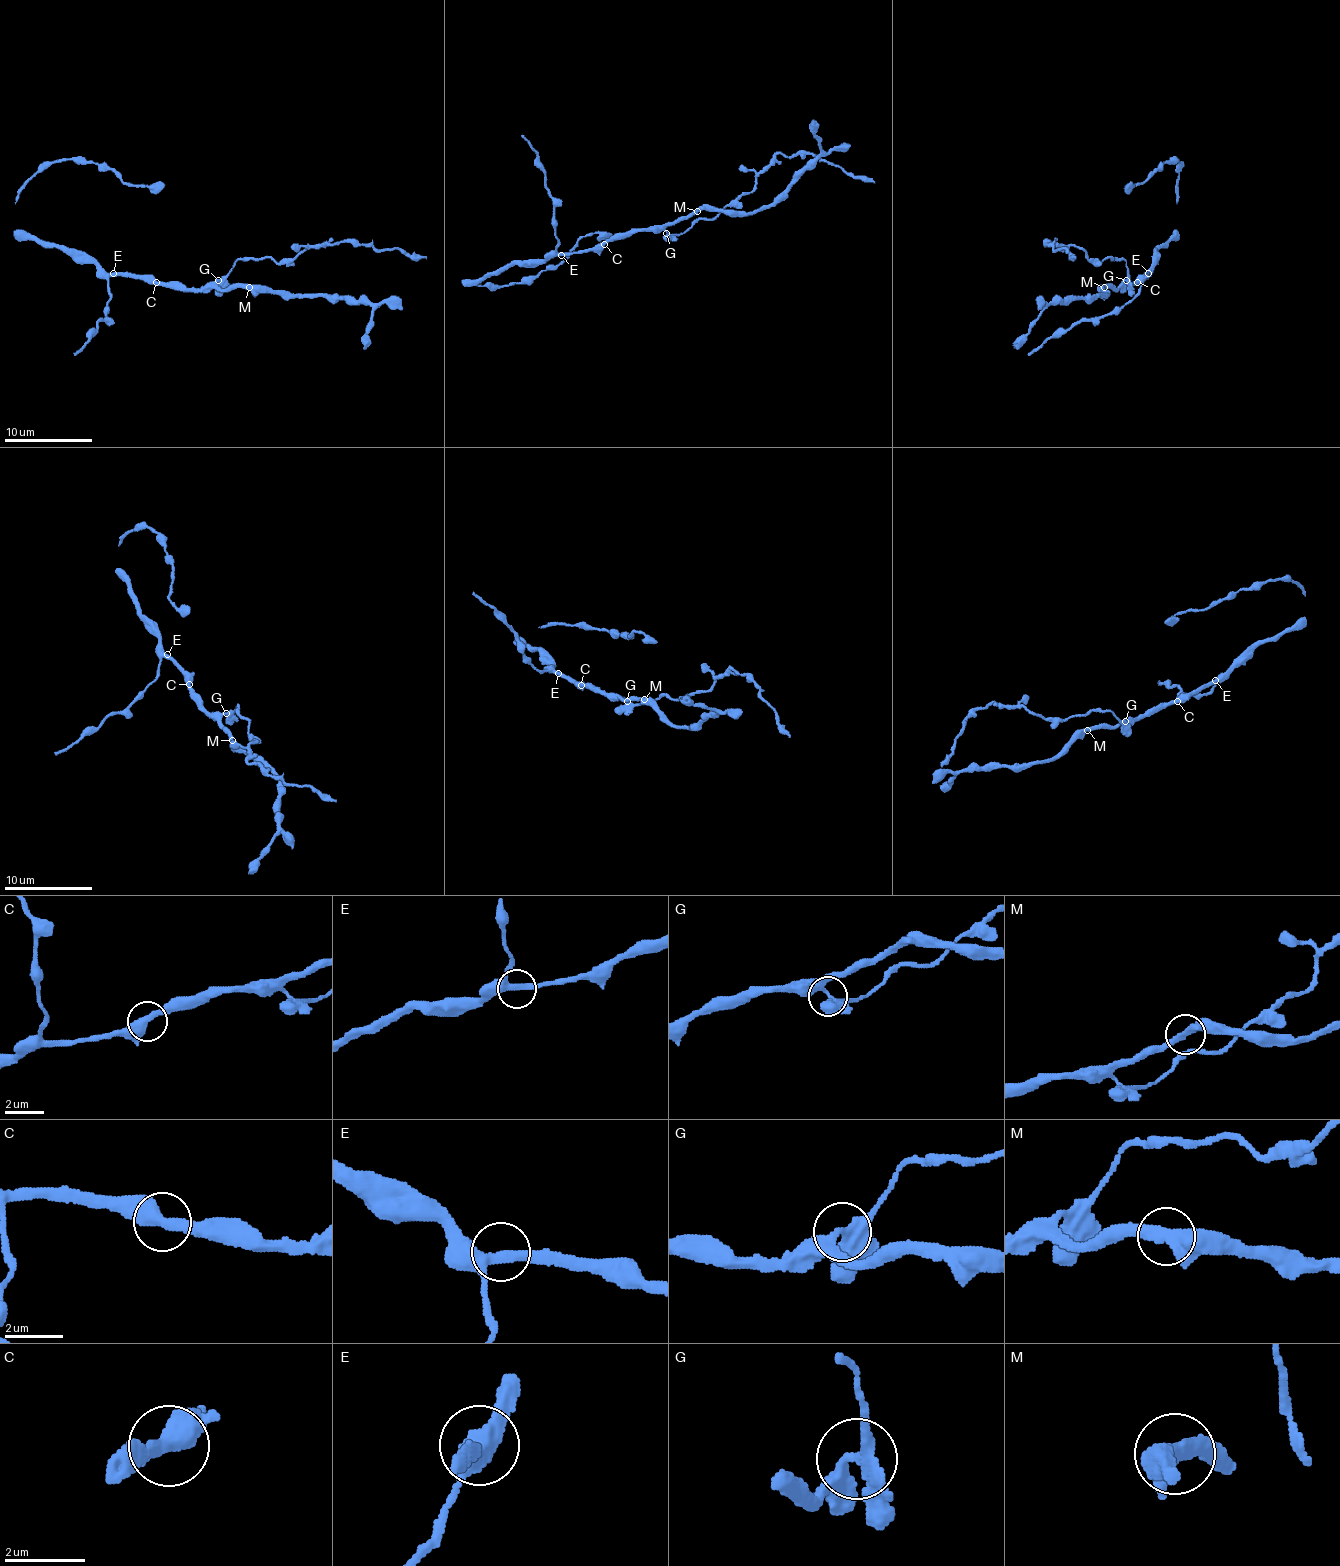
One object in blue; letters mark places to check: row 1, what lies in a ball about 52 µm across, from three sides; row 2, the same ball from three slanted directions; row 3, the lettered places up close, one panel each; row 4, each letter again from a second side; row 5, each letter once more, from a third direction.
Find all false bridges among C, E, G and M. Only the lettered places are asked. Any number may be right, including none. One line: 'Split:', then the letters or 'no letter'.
Split: G

